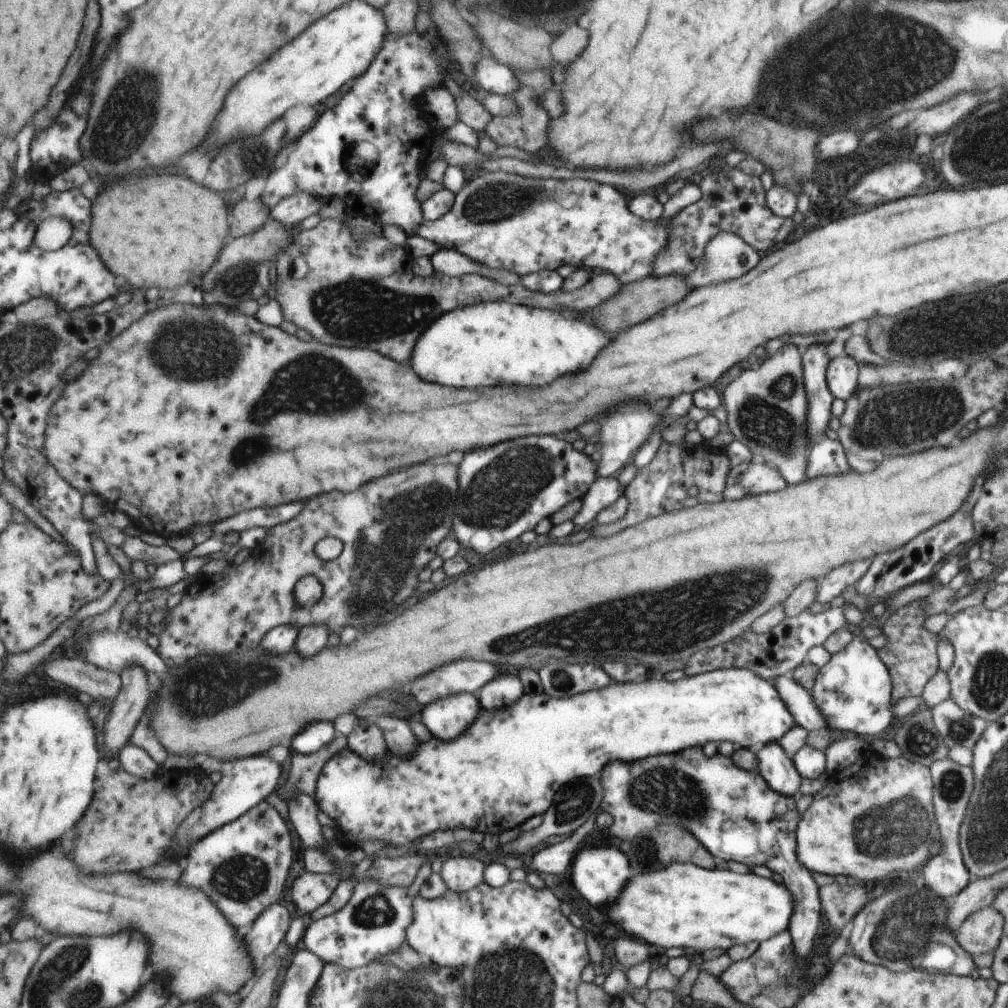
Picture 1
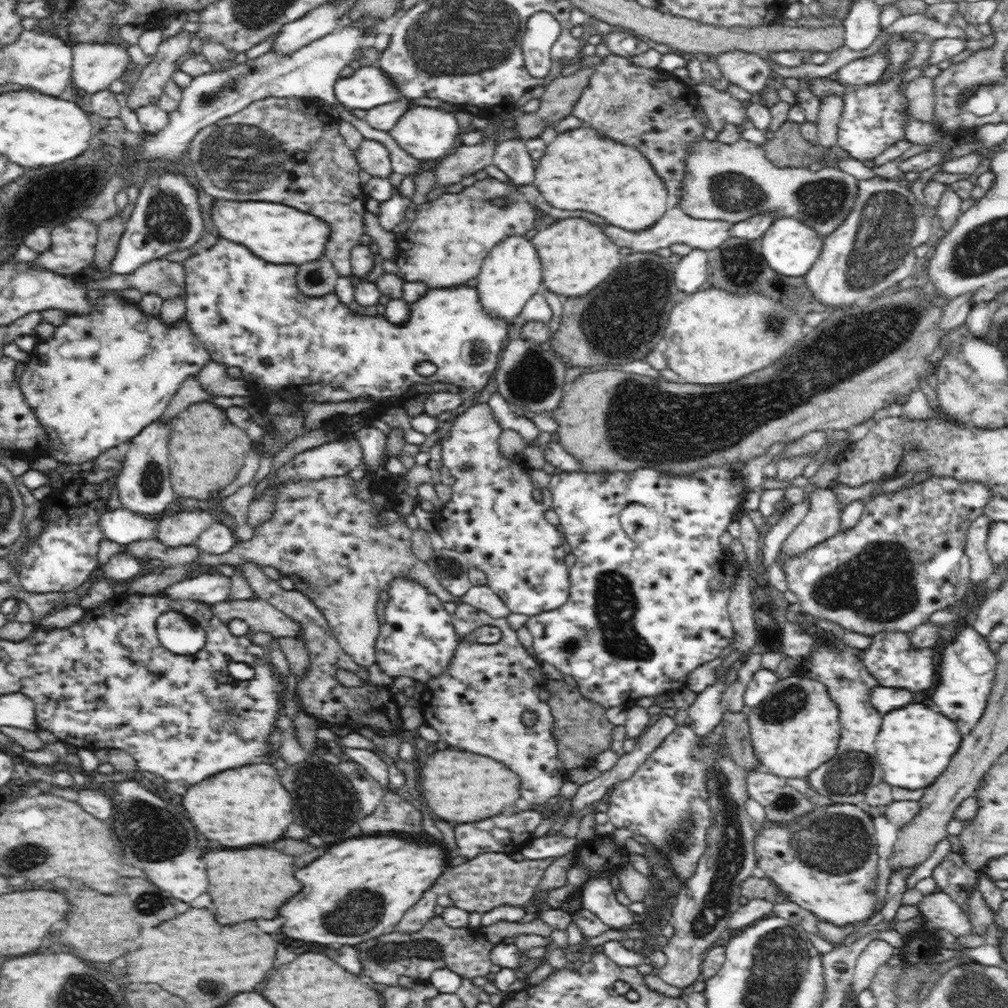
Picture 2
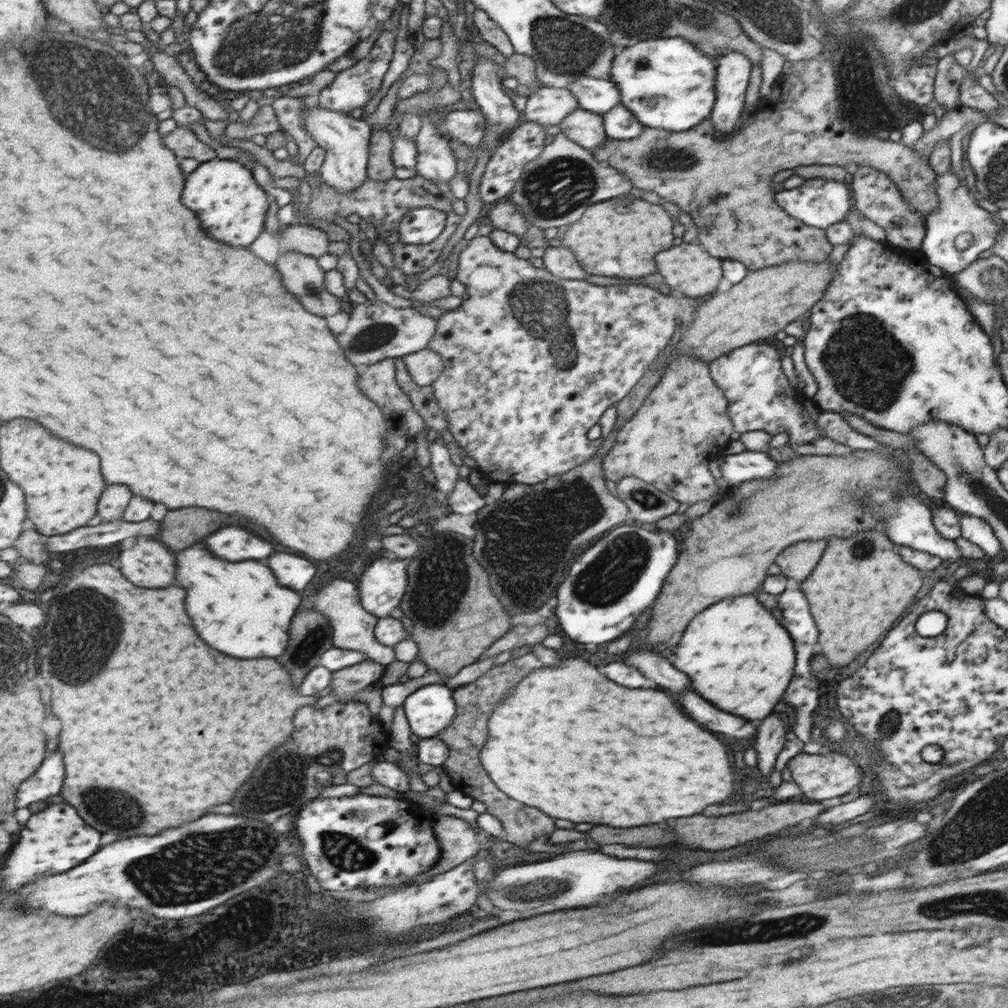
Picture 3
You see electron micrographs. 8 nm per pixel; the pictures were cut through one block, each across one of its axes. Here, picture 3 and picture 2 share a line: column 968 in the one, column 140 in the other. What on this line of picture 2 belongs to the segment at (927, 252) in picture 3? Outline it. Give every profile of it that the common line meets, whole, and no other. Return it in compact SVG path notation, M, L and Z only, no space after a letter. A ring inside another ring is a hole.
M154 172L150 174L148 182L141 188L142 194L137 198L136 208L133 209L118 244L115 258L110 262L108 274L129 275L136 271L141 264L152 260L162 259L164 256L178 250L190 249L204 234L204 218L200 214L198 192L188 184L182 174L164 172L162 176Z

